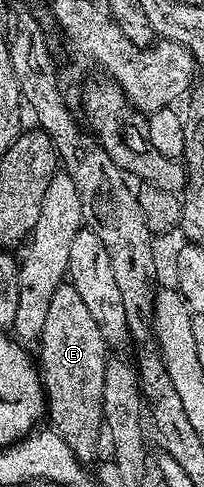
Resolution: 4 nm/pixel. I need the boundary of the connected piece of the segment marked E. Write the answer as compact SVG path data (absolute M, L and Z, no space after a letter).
M72 283L60 284L55 294L51 294L51 307L47 310L47 322L43 322L40 348L39 371L41 385L45 387L48 423L82 462L96 461L97 439L103 436L101 403L107 345L103 334L99 334L95 318L91 318L83 298L79 298L79 290L75 290Z

